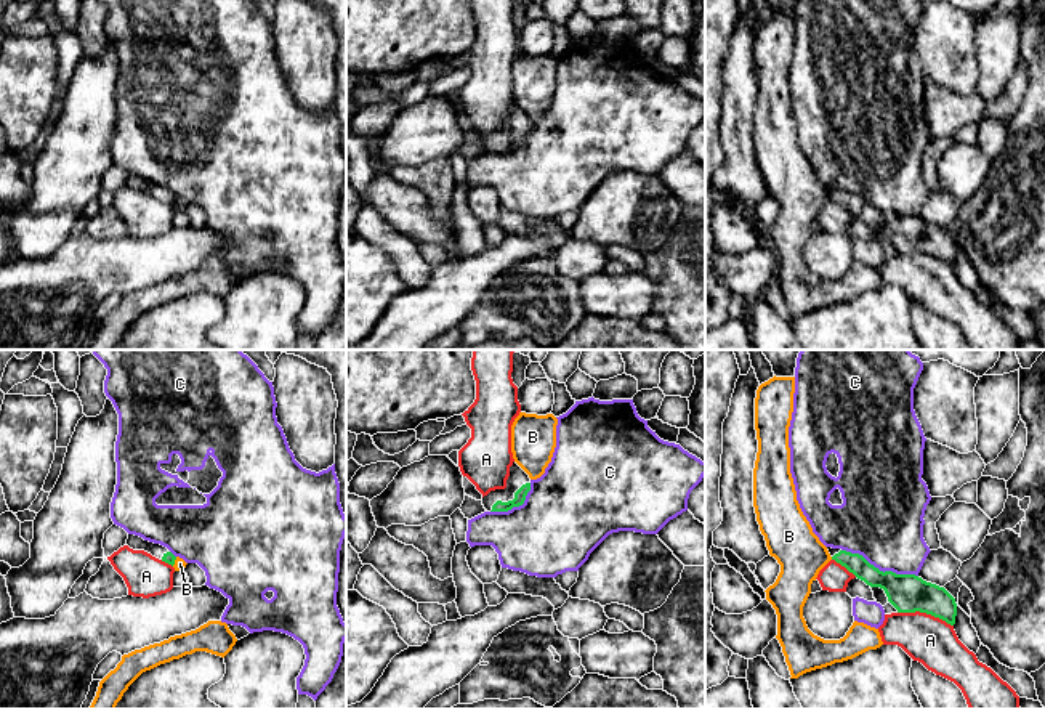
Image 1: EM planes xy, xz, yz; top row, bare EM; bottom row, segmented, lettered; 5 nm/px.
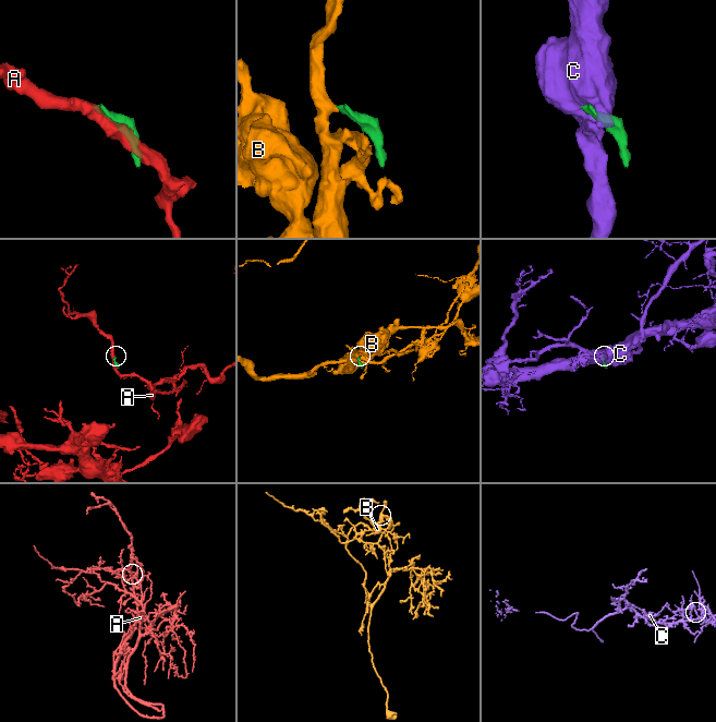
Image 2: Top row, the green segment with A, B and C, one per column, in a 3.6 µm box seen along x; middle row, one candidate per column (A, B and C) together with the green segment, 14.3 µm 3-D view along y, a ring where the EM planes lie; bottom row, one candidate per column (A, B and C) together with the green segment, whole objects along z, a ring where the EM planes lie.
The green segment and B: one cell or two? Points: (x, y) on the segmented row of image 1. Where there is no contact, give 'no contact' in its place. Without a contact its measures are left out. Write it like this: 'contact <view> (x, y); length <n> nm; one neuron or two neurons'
contact xy (173, 562); length 50 nm; two neurons

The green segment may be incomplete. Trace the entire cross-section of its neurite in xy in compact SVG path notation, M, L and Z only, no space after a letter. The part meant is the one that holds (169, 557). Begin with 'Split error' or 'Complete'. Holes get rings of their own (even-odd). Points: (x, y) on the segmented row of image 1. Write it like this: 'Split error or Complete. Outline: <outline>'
Split error. Outline: M128 534L127 545L133 550L144 550L171 566L175 565L176 557L167 547L160 544L154 544L154 542L144 541L139 536Z

